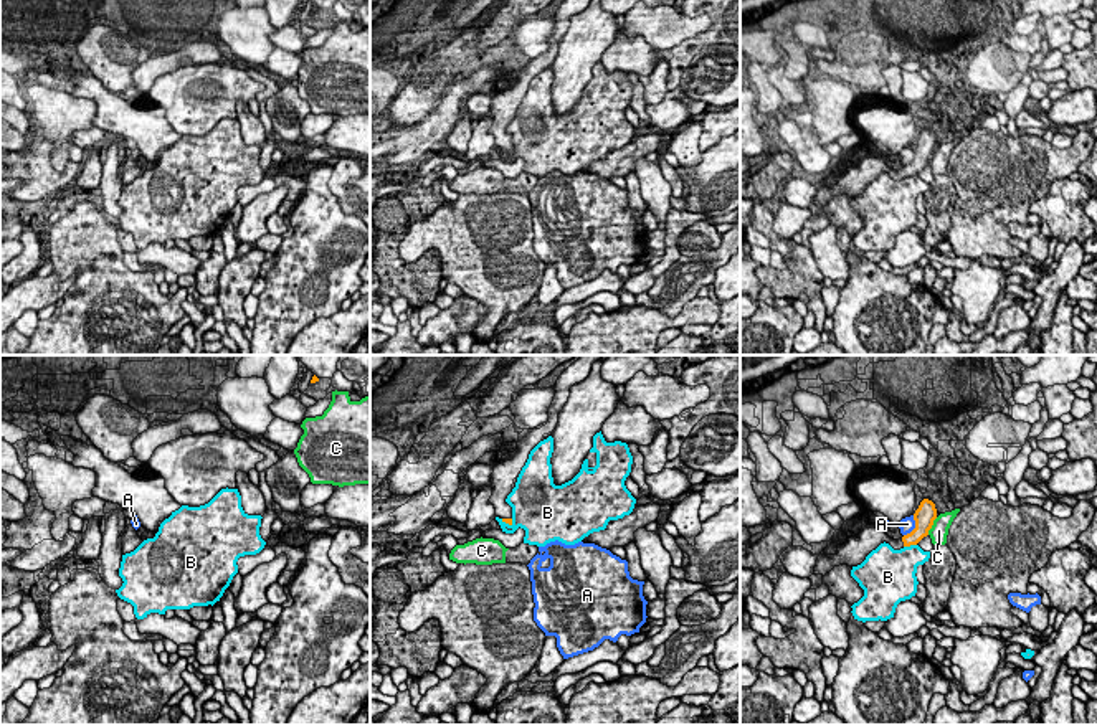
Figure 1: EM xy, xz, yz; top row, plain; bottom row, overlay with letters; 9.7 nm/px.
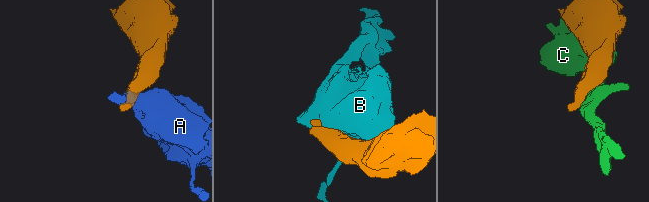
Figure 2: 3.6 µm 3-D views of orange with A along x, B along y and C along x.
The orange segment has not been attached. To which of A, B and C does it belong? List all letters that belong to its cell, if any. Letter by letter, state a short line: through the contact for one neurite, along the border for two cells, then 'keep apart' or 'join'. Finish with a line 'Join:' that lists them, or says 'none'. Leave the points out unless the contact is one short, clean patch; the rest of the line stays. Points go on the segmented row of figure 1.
A: keep apart
B: line yz (916, 544), (904, 547); keep apart
C: keep apart
Join: none

